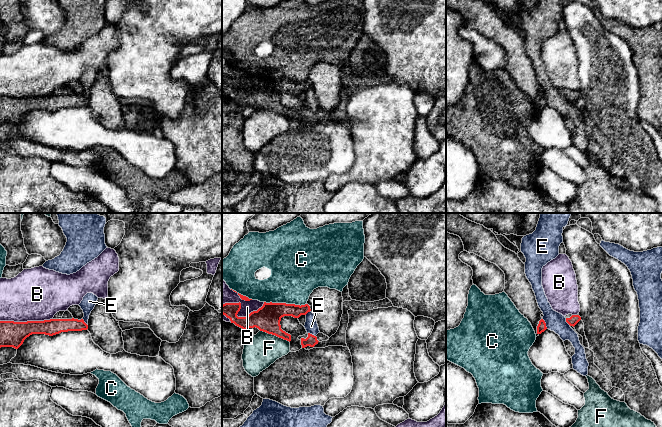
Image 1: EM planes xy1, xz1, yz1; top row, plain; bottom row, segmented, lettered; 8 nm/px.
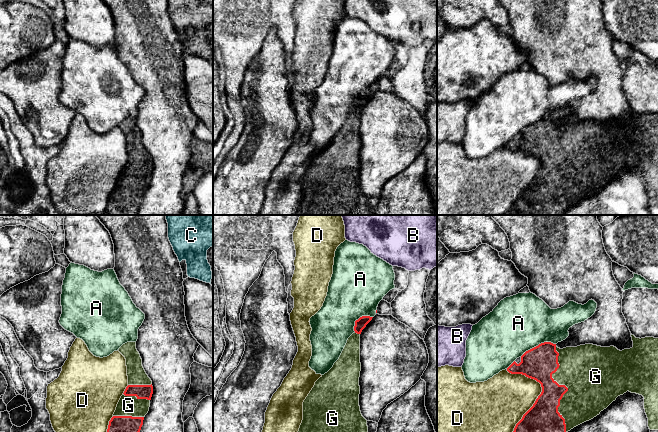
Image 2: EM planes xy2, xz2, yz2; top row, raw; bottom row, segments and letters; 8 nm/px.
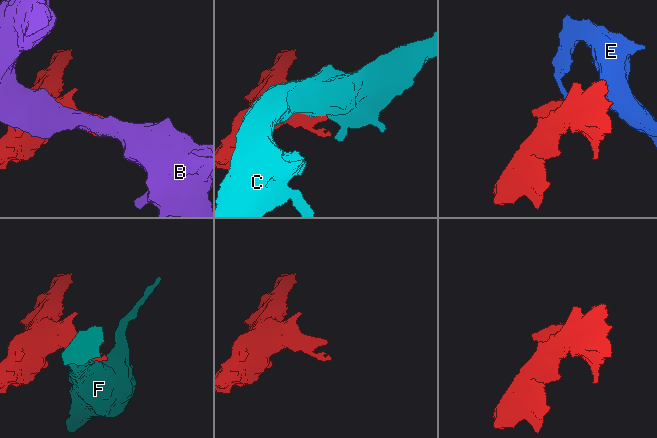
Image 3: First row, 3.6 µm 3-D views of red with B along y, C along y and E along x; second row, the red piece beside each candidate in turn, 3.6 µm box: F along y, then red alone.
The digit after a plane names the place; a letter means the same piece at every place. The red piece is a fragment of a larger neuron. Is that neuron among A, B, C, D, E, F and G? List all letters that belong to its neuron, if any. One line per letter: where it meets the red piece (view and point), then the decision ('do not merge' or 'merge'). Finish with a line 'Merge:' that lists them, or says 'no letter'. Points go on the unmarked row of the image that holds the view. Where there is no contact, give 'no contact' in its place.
A: meets red in yz2 at (538, 121); do not merge
B: meets red in xz1 at (237, 89); do not merge
C: meets red in xz1 at (285, 79); do not merge
D: meets red in yz2 at (541, 168); do not merge
E: meets red in yz1 at (545, 100); do not merge
F: meets red in xz1 at (275, 111); do not merge
G: meets red in yz2 at (566, 163); merge
Merge: G

